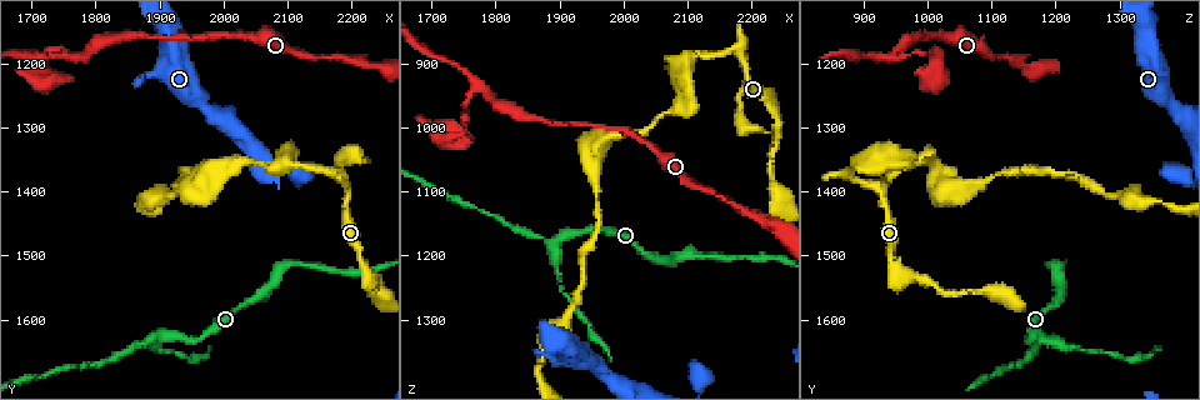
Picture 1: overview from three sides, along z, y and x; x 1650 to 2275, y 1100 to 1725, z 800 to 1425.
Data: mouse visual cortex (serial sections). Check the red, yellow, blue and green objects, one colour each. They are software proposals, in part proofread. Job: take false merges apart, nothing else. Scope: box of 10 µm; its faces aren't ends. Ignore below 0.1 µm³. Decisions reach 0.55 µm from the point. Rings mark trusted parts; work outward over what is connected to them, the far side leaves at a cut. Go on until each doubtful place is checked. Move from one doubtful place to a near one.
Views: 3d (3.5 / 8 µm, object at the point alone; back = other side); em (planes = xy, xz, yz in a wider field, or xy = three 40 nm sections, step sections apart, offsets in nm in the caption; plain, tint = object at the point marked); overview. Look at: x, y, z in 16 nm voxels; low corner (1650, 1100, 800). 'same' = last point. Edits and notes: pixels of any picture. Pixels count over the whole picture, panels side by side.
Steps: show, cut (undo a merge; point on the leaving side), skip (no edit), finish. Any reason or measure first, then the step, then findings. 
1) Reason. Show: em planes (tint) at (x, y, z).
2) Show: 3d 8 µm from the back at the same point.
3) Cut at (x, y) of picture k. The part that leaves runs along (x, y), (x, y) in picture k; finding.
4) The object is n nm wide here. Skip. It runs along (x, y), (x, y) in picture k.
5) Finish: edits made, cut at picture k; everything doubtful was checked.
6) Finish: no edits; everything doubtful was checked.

Show: 3d 3.5 µm at (1870, 1640, 1170).

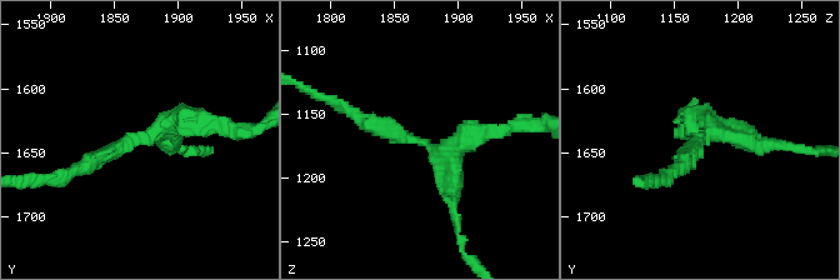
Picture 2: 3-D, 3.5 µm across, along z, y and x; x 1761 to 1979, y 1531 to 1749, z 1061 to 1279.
Now the EM. Show: em planes (tint) at (1866, 1638, 1172).

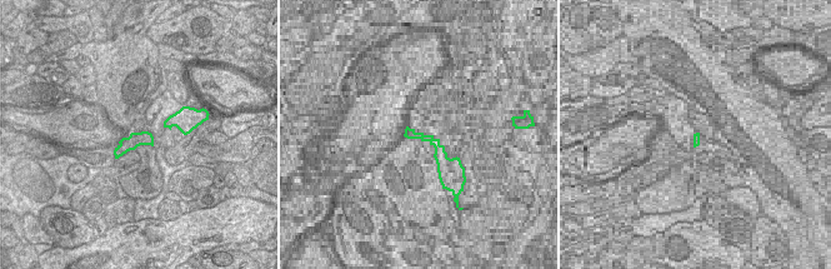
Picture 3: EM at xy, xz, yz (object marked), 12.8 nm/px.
Show: em xy step 1 (tint) at the same point.

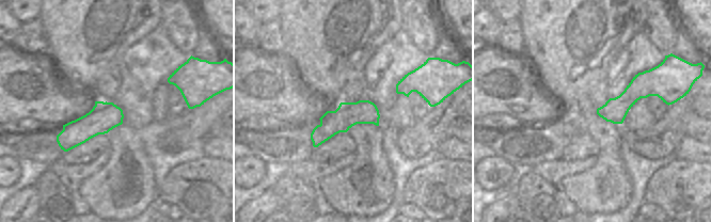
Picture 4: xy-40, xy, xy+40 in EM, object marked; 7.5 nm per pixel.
Skip. It runs along (374, 108), (347, 114), (315, 143) in picture 4; one cell here.

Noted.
A fork. Show: 3d 3.5 µm at (1780, 1185, 935).

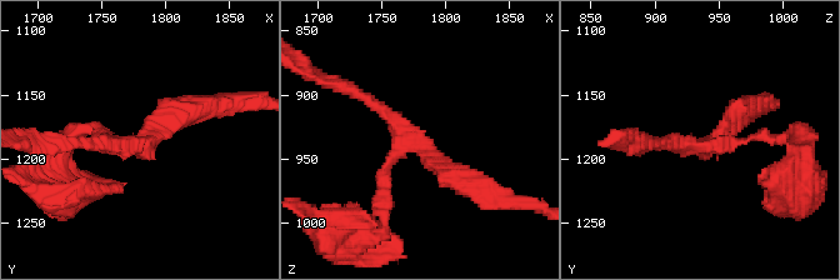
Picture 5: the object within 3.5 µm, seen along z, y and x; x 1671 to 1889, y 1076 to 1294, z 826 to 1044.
3 arms meet here; the arms are 150, 150, 300 nm wide; need the tissue. Show: em xy step 1 (tint) at (1776, 1190, 938).

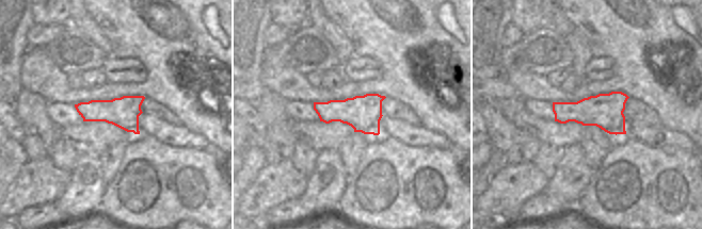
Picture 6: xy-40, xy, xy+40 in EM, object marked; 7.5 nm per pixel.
Skip. It runs along (194, 109), (144, 144), (101, 136) in picture 5; all the same cell.

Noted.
Sharp bend. Show: 3d 3.5 µm from the back at (2180, 1375, 890).

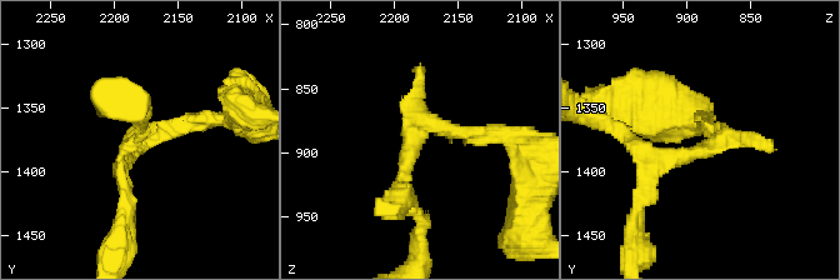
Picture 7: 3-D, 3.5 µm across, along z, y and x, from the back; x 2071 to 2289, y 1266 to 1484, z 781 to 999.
Need the tissue. Show: em xy step 3 (tint) at (2178, 1376, 884).

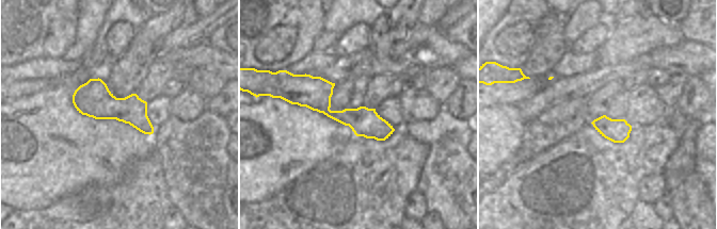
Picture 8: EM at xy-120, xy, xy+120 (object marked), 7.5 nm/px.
Show: em xy step 5 (tint) at the same point.

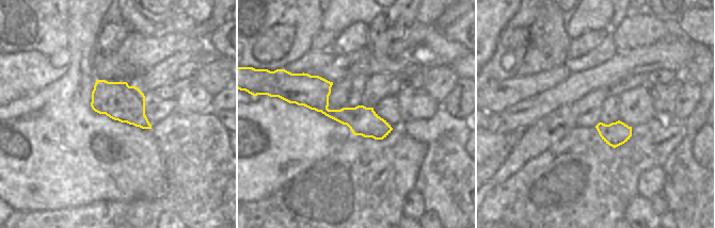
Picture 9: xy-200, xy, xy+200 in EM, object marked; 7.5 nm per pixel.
The object is 220 nm wide here. Skip. It runs along (287, 98), (387, 130) in picture 9; all the same cell.

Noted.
Finish: no edits; everything doubtful was checked.

